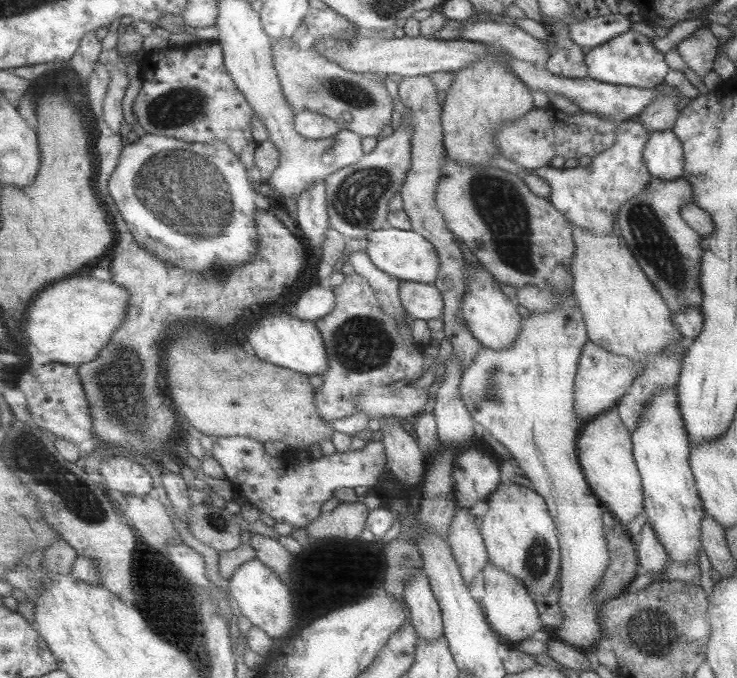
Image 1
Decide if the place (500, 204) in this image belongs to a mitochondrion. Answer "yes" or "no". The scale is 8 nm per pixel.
yes

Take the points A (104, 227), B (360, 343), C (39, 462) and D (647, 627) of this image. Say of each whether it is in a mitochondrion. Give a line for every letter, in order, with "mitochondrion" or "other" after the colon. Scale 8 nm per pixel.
A: other
B: mitochondrion
C: mitochondrion
D: mitochondrion

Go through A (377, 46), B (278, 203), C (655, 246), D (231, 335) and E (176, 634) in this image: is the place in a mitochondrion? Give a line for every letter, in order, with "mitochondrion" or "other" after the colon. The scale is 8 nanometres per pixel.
A: other
B: other
C: mitochondrion
D: other
E: other

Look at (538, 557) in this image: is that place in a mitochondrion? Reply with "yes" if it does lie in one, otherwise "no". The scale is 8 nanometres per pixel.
yes

